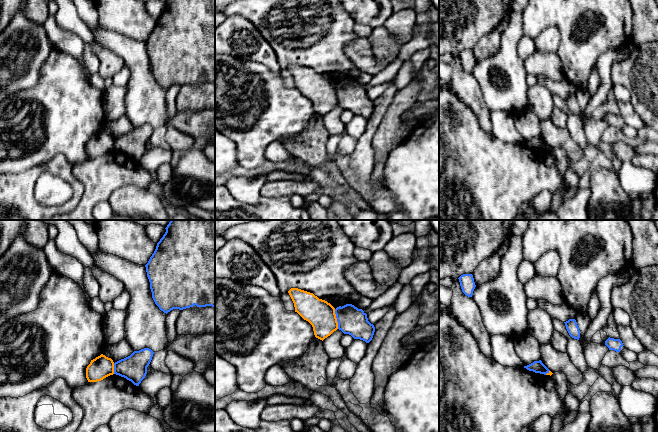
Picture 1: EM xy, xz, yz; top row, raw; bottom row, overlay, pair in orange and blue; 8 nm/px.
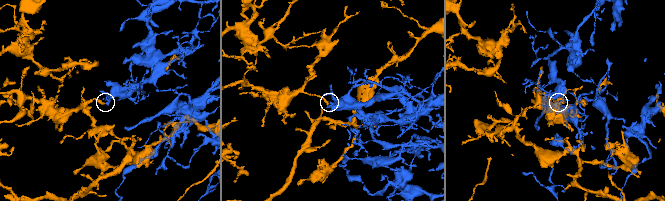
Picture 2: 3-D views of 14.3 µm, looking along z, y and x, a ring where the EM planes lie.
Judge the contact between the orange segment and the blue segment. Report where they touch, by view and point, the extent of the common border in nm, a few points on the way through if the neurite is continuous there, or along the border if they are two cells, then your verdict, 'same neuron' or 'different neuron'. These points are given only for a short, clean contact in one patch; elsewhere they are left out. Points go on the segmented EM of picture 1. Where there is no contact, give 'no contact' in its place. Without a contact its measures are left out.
xz (336, 319) | 160 nm | along xz (334, 309), (338, 328) | different neuron

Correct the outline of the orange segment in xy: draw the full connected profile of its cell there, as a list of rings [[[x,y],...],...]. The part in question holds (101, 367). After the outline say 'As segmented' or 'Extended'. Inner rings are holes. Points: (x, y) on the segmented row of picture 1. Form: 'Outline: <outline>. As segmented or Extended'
Outline: [[[101,354],[91,360],[86,368],[86,378],[88,382],[101,381],[114,374],[114,362],[111,358]]]. As segmented

